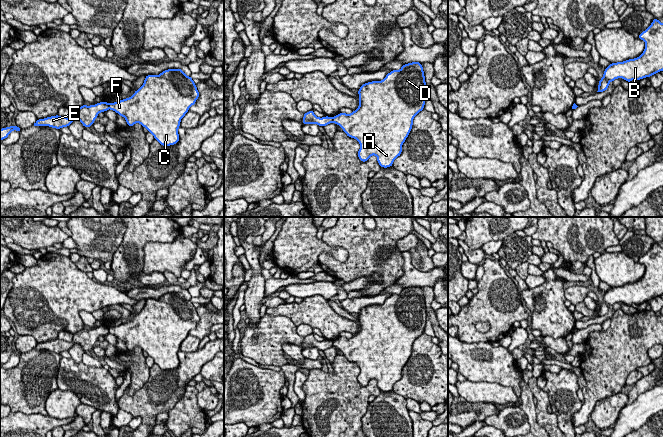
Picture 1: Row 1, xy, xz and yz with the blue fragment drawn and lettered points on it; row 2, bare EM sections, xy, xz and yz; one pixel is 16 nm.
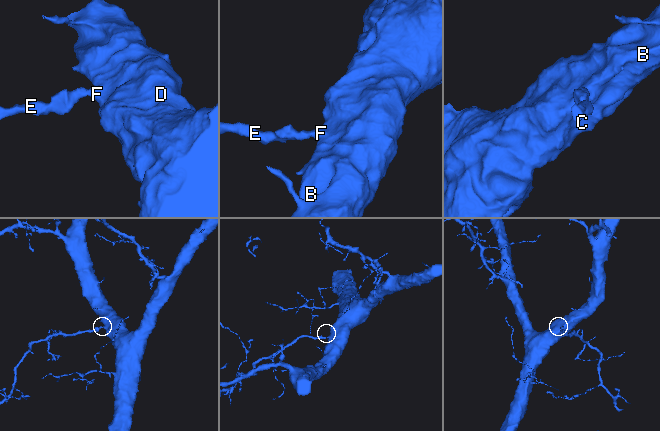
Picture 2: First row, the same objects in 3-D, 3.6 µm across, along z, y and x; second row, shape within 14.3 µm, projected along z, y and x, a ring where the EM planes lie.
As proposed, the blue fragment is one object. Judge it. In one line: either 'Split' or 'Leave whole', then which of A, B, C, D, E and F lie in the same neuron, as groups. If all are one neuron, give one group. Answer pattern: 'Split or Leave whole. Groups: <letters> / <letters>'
Split. Groups: A B C D F / E

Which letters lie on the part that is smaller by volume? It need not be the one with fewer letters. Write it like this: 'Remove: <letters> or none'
Remove: E

